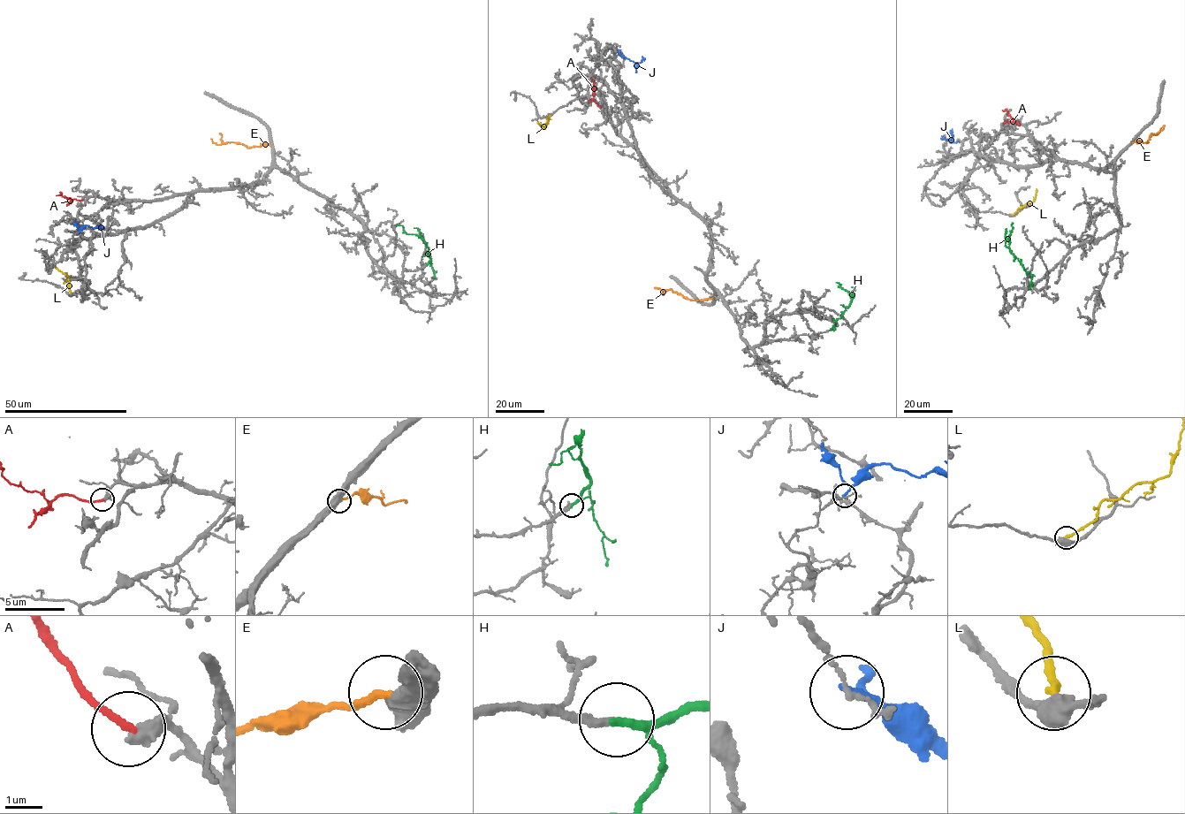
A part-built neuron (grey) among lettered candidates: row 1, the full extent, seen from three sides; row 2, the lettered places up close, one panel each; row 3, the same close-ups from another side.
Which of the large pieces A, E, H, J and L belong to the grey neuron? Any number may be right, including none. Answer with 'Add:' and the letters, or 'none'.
Add: A, H

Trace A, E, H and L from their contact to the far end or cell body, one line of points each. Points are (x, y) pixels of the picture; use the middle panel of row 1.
A: (600, 107), (593, 98), (594, 83), (591, 77)
E: (712, 297), (694, 300), (671, 289), (663, 291), (655, 286)
H: (833, 319), (840, 318), (852, 299), (836, 282)
L: (549, 115), (544, 128), (537, 121)

